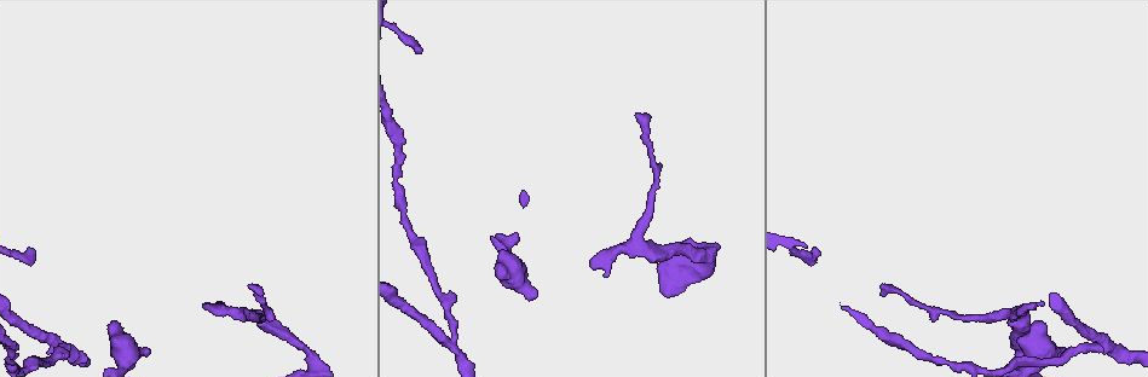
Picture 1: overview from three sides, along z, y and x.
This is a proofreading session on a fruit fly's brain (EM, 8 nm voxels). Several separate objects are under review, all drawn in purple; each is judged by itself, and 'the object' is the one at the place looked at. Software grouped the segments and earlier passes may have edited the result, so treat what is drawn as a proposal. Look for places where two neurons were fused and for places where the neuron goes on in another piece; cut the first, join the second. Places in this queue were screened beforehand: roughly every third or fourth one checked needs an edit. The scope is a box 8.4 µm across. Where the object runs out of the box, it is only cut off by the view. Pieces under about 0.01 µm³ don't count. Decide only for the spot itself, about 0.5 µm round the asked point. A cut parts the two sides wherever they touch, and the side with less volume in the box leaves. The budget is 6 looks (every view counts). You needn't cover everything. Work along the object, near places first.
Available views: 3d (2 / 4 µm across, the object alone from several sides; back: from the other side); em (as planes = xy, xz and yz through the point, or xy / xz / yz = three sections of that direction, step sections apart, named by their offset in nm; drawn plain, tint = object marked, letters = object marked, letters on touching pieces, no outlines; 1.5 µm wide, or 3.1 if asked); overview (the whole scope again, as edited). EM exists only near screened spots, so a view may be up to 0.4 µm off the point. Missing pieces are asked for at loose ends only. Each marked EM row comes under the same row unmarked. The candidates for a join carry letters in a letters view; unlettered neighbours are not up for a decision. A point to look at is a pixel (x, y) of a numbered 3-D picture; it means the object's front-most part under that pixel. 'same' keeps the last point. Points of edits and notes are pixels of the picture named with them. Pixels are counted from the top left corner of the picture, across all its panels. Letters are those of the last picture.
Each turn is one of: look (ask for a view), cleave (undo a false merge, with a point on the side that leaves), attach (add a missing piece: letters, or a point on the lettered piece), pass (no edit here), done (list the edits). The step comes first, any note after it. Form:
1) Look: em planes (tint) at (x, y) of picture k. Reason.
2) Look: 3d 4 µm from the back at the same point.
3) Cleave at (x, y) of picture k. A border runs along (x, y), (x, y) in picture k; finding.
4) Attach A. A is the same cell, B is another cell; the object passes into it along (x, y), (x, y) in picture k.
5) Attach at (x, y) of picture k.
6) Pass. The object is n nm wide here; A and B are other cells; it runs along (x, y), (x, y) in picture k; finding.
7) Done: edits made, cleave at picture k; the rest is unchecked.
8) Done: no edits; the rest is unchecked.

Look: 3d 4 µm from the back at (881, 287) of picture 1. Long arm stops here.

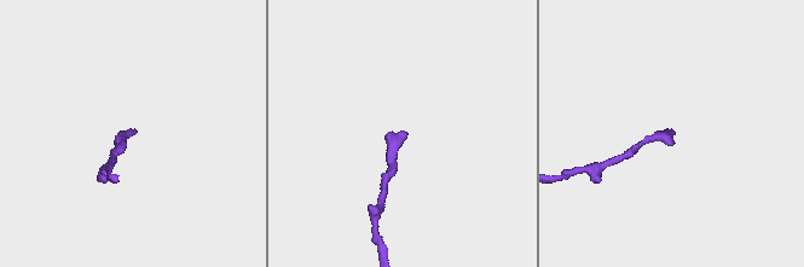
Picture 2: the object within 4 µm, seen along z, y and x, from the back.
Look: em xz step 8 (letters) at (133, 131) of picture 2.

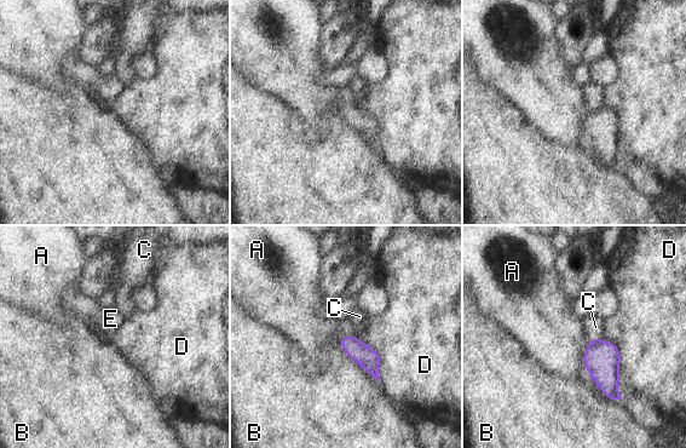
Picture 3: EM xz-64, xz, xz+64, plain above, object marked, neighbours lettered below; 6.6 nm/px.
Look: em planes (letters) at the same point.

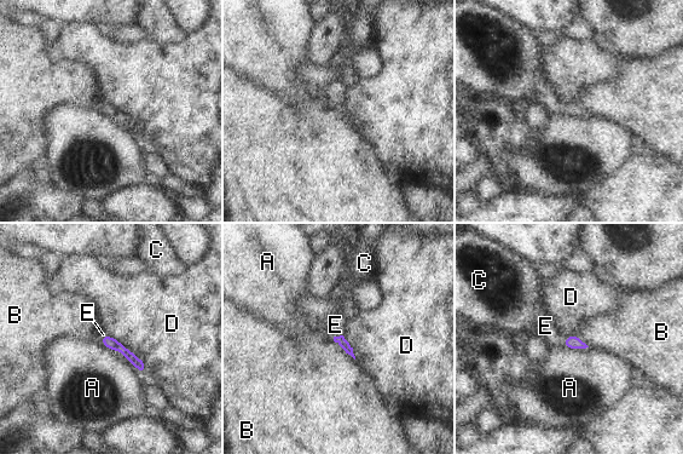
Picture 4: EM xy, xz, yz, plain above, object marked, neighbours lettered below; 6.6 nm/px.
Attach E. E is the same cell, A, B, C and D are other cells; the object passes into it along (572, 342), (565, 340), (545, 326) in picture 4; it goes on there.

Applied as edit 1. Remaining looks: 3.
Look: overview. See it whole again.

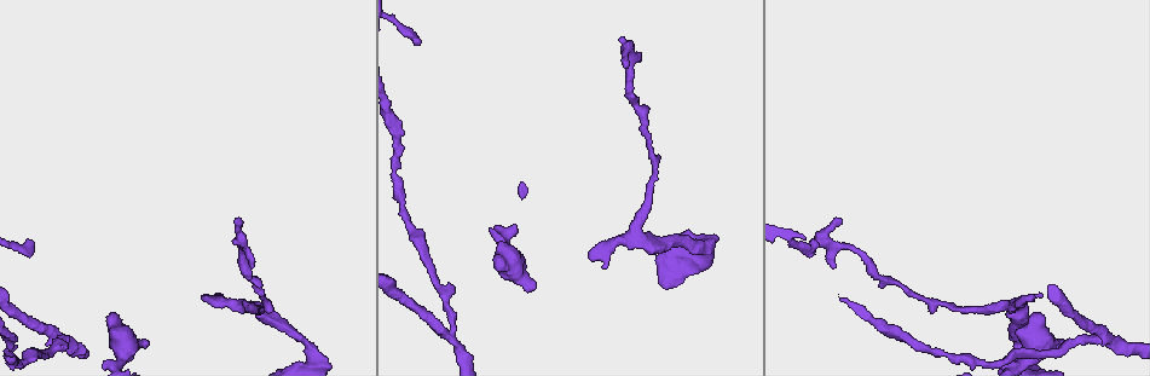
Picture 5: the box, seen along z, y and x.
Look: em planes (letters) at (1061, 339) of picture 5. Free end.

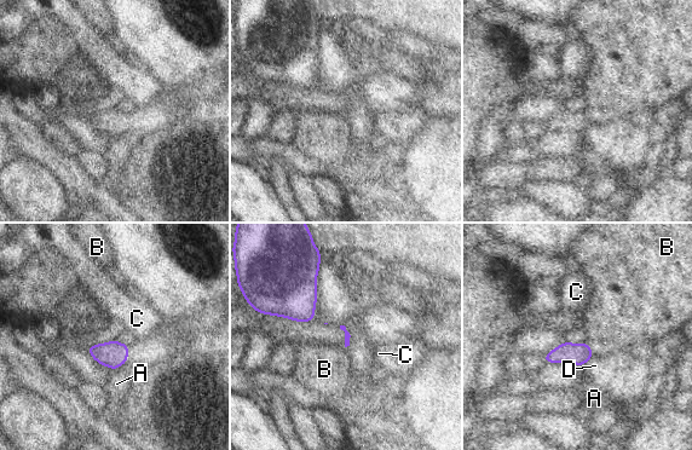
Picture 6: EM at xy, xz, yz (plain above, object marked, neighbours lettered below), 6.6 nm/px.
Pass. A, B, C and D are other cells; a border runs along (584, 341), (595, 352) in picture 6; no lettered piece goes on from it.

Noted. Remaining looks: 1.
Done: edits made, attach at picture 4; the rest is unchecked.

